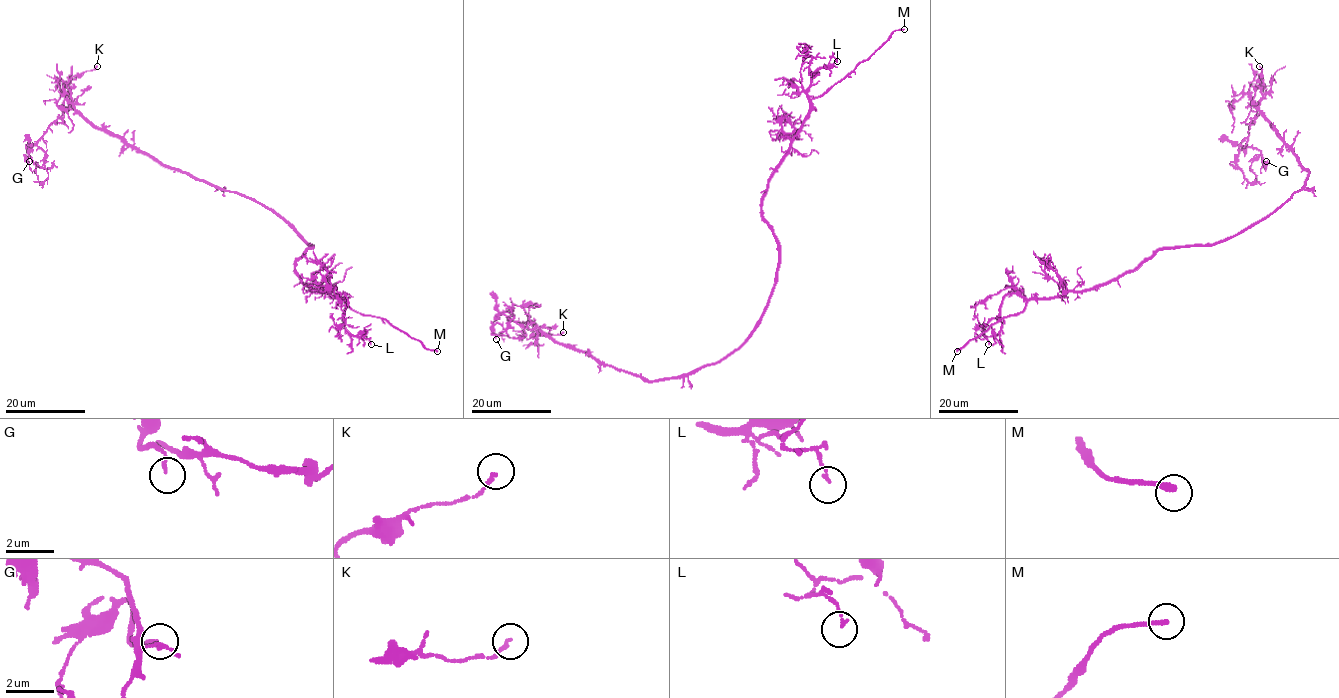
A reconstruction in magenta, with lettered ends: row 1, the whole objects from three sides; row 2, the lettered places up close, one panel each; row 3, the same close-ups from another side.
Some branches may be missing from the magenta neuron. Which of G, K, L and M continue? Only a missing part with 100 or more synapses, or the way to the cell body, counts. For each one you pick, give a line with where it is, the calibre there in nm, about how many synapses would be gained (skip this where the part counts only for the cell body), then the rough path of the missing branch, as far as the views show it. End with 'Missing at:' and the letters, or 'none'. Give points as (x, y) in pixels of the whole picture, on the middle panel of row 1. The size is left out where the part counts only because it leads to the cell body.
M: (904, 29) | 200 nm
Missing at: M

